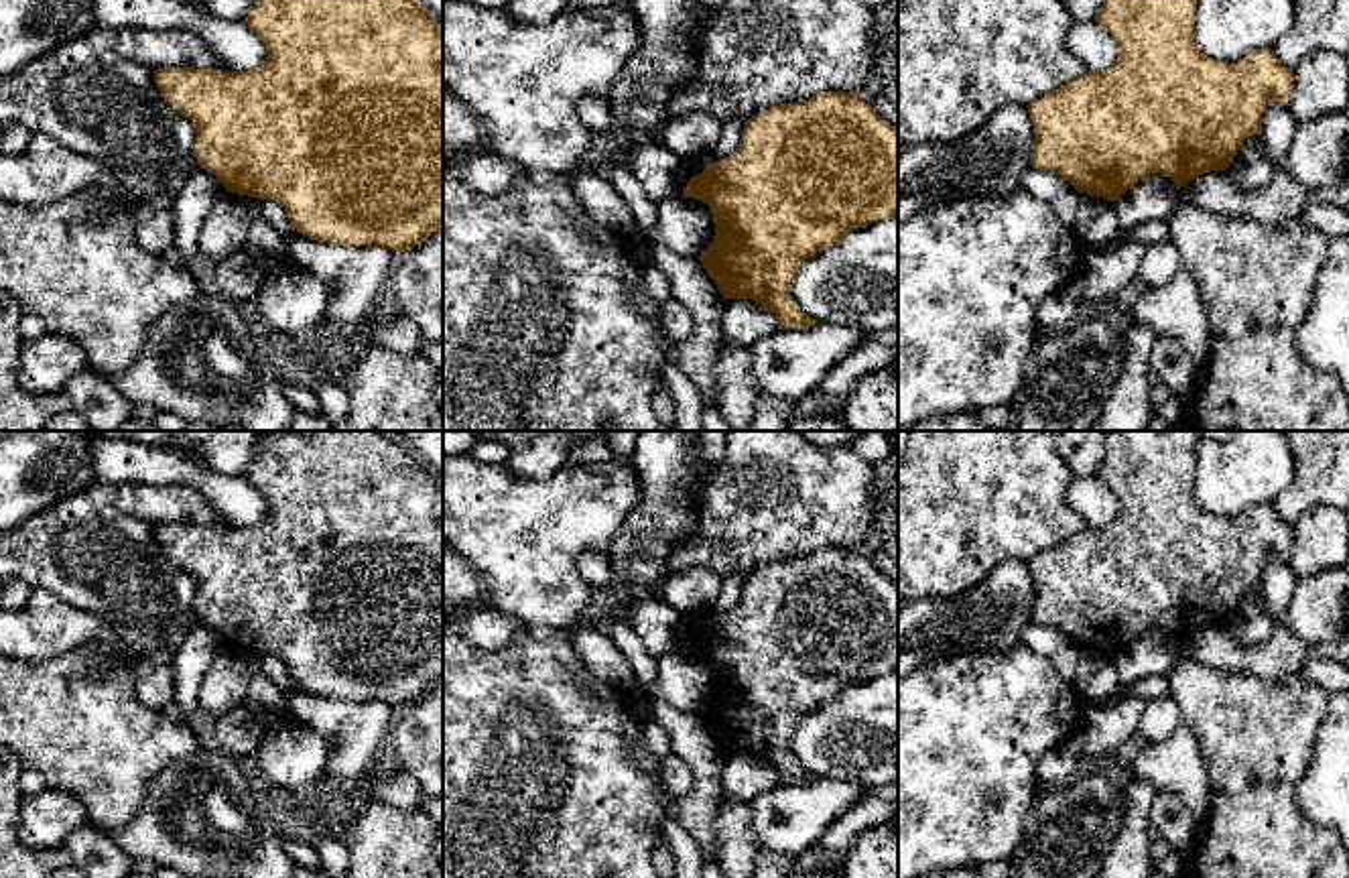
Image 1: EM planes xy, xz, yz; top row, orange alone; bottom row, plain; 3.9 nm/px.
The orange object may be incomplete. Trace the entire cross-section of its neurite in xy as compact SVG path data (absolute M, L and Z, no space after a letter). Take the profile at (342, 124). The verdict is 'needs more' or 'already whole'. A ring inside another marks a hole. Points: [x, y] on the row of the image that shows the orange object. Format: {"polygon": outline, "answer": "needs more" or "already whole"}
{"polygon": "M256 0L244 20L266 45L268 57L248 71L193 67L163 67L152 71L154 83L183 118L195 126L193 156L215 175L226 191L278 203L291 224L311 240L343 246L378 244L388 250L408 250L433 232L443 230L443 28L419 0Z", "answer": "already whole"}

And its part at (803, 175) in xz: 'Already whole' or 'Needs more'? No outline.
Already whole

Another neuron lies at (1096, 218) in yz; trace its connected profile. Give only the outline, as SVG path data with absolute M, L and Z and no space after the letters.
M1079 195L1075 234L1085 250L1099 250L1119 232L1115 201L1097 195Z

